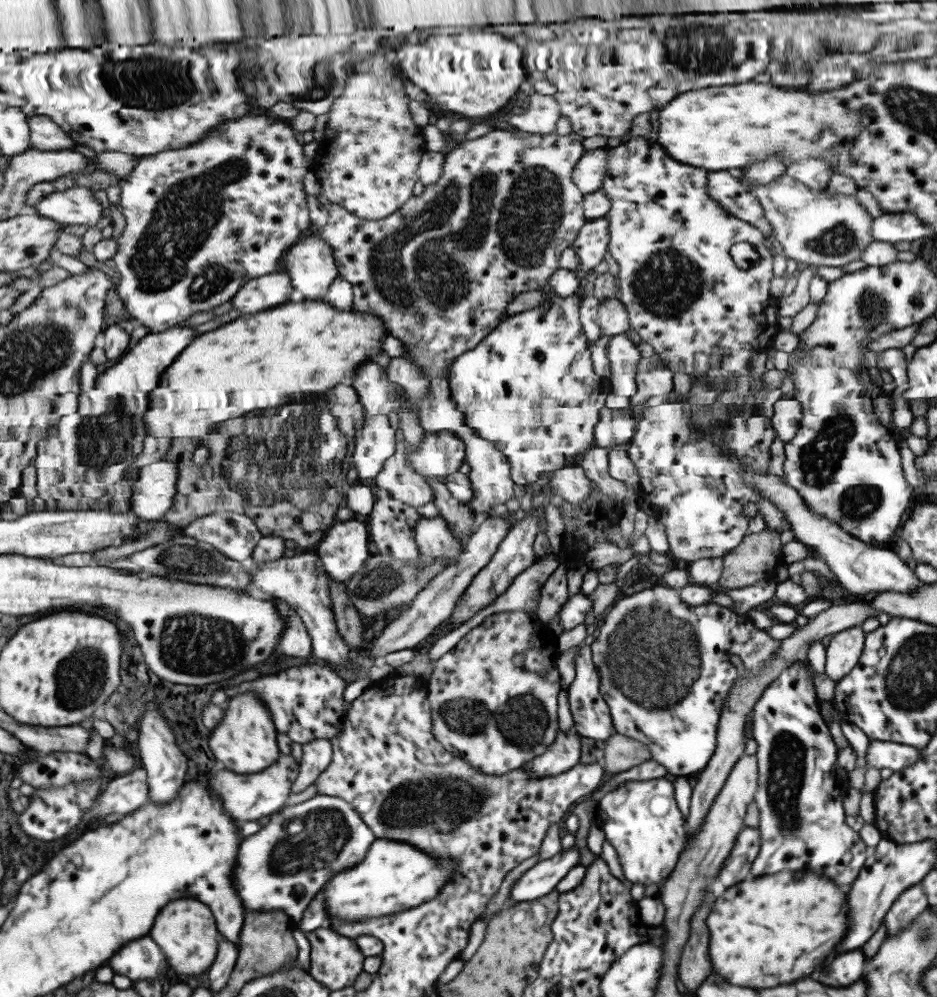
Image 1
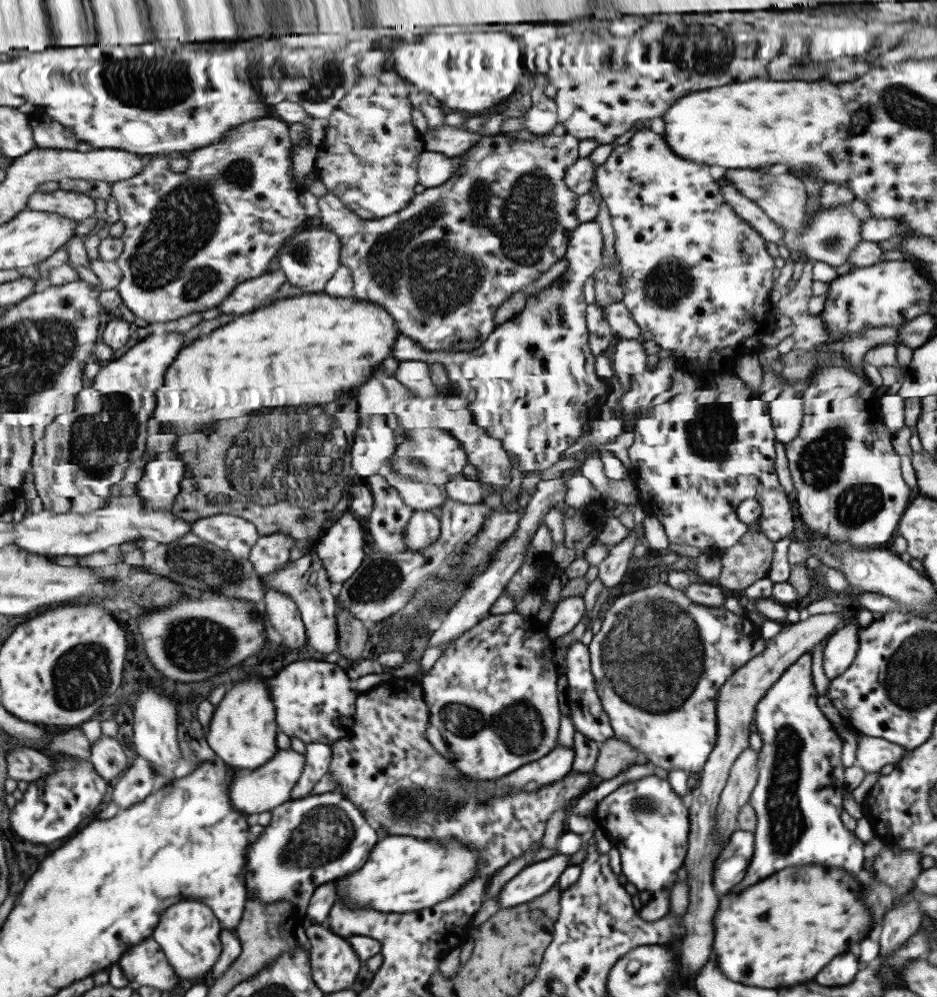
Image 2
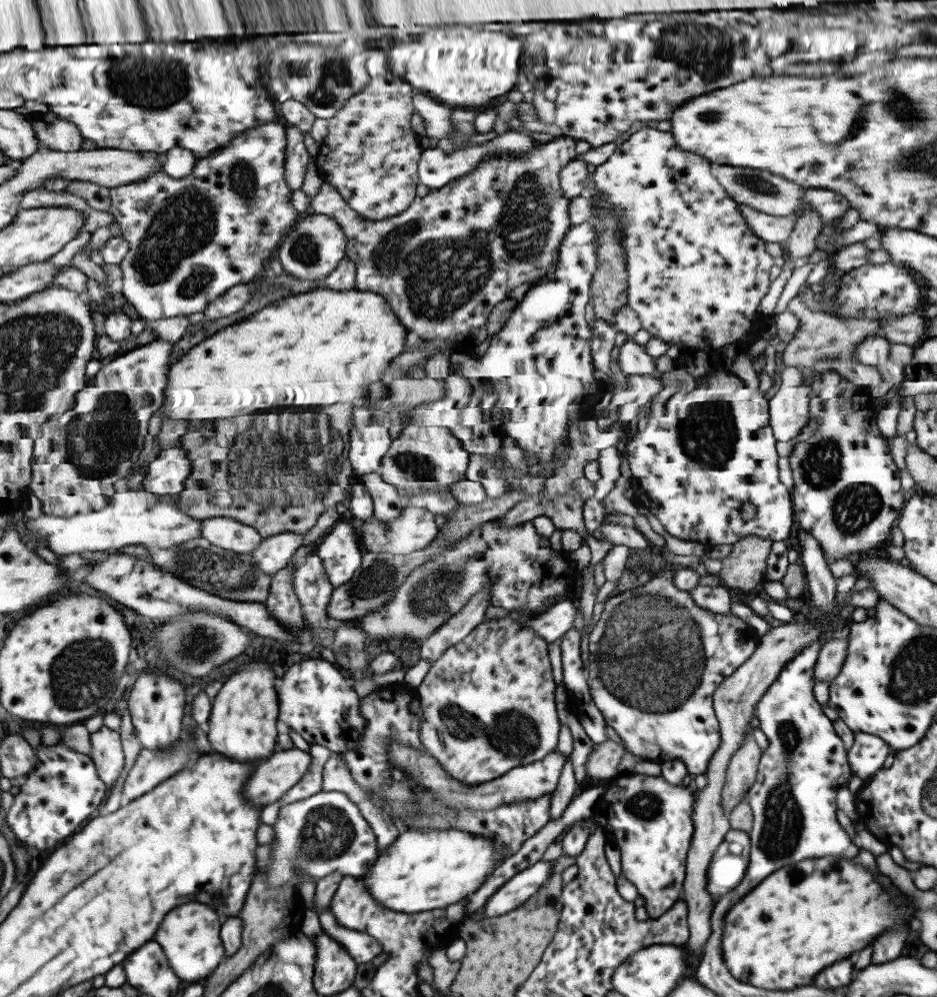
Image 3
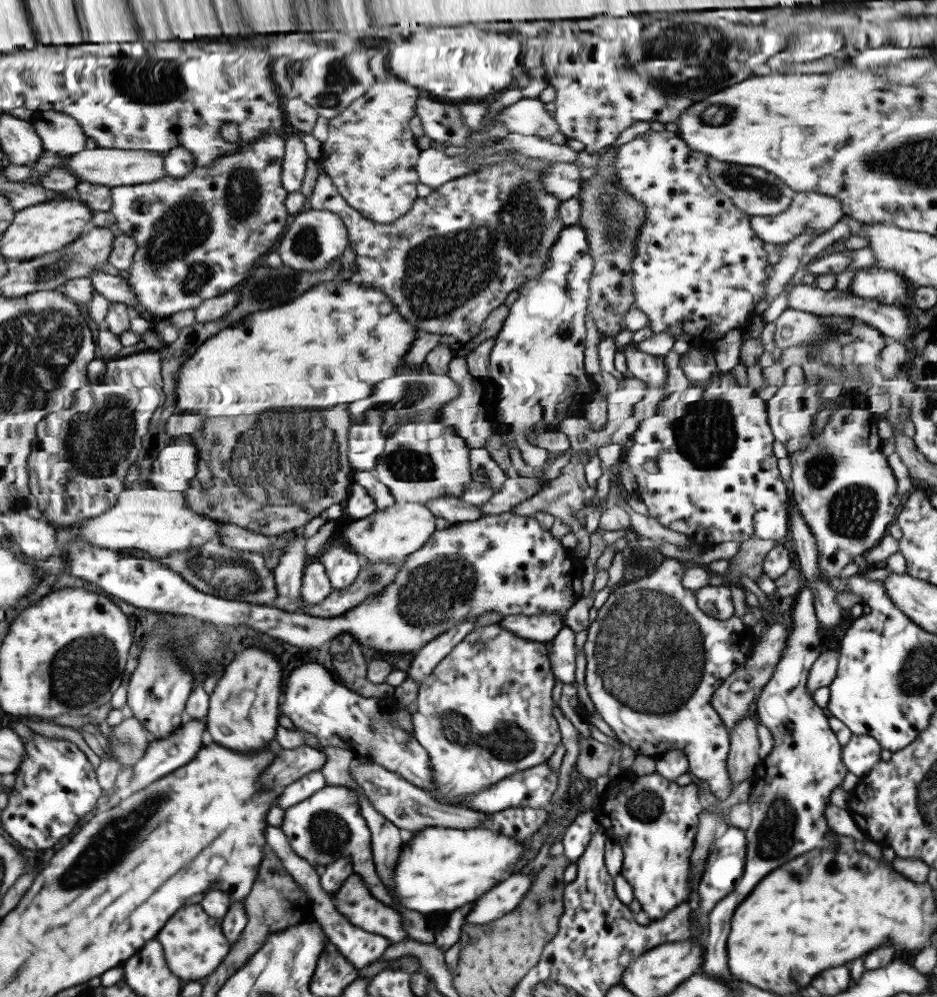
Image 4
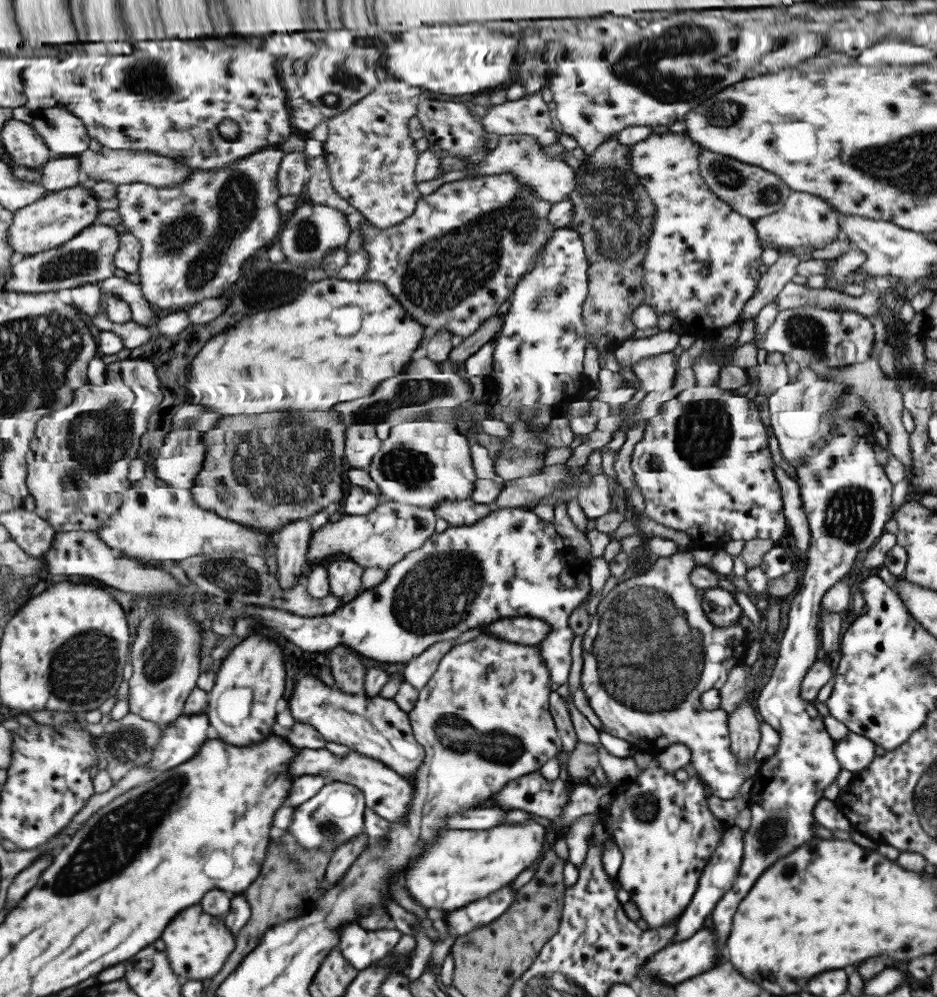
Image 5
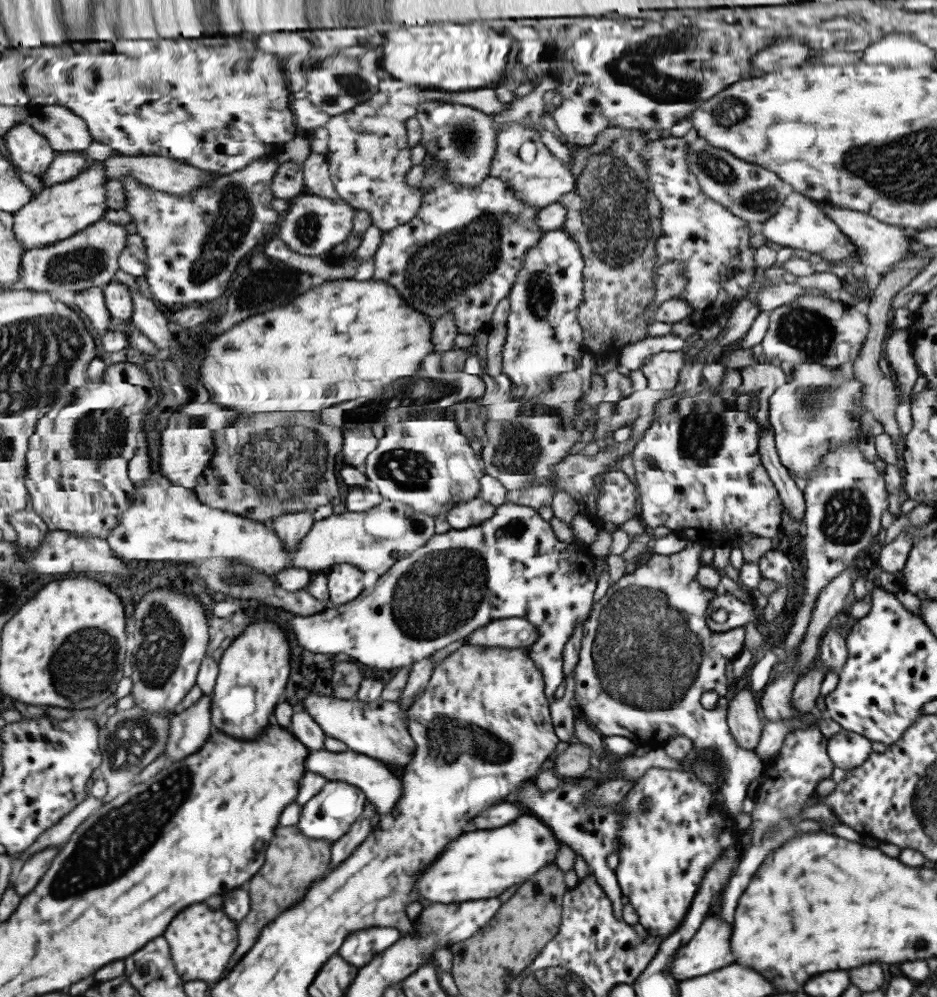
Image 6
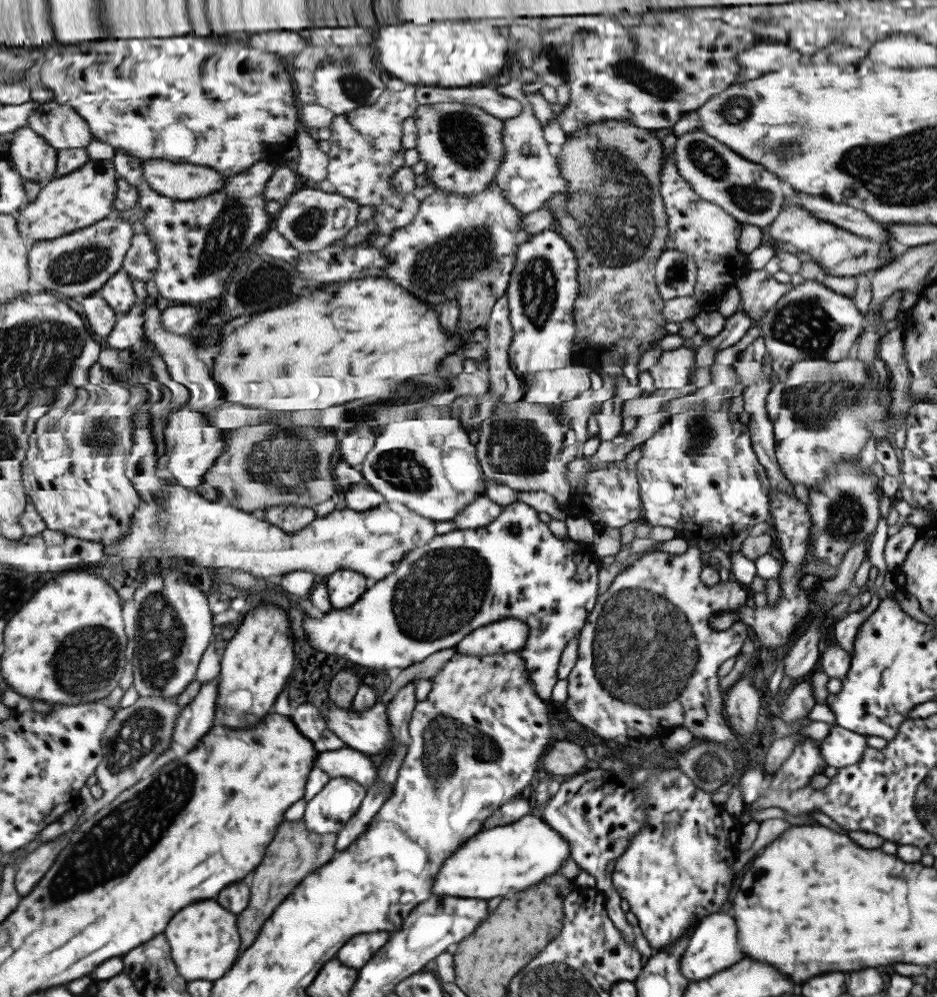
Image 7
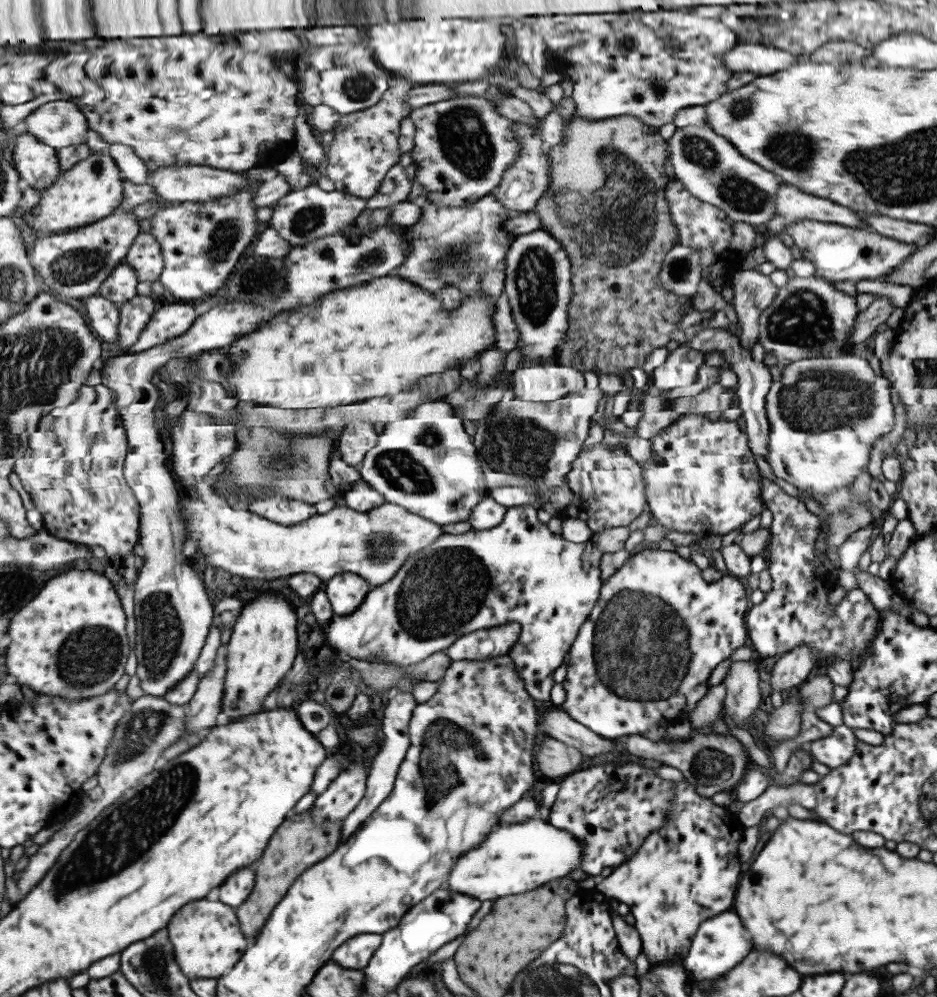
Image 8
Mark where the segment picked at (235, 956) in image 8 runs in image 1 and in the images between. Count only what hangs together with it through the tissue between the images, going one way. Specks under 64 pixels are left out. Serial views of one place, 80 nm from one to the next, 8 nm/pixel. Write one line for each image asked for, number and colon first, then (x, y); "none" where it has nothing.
1: (187, 931)
2: (191, 935)
3: (192, 937)
4: (196, 947)
5: (201, 944)
6: (203, 940)
7: (205, 937)

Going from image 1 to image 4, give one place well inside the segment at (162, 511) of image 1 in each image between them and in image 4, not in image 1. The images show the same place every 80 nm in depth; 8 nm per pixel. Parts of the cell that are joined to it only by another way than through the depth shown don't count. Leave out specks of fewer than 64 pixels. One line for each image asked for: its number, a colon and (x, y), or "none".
2: (162, 482)
3: (167, 475)
4: (177, 464)

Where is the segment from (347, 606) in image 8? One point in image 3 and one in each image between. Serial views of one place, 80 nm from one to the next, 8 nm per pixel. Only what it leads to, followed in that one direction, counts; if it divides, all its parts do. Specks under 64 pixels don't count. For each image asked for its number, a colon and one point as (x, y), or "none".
3: (338, 549)
4: (341, 564)
5: (343, 575)
6: (344, 581)
7: (344, 587)

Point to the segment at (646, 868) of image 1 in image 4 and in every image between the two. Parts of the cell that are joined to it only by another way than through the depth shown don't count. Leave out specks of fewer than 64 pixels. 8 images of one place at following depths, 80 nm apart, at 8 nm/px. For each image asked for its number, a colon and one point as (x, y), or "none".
2: (647, 823)
3: (649, 821)
4: (654, 821)

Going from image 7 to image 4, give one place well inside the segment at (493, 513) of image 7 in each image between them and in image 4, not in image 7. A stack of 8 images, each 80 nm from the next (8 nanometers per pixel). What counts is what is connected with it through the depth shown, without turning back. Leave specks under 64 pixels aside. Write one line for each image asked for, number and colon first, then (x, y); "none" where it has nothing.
4: (450, 508)
5: (455, 512)
6: (471, 513)

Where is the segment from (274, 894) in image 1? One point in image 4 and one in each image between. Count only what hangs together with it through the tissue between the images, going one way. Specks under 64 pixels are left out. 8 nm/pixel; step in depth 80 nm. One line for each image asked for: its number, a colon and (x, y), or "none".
2: (315, 839)
3: (325, 832)
4: (327, 825)

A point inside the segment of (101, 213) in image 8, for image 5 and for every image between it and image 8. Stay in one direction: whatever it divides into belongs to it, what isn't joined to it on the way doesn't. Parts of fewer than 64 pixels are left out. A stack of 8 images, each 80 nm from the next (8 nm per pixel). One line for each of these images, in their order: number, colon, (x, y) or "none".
5: (52, 221)
6: (59, 212)
7: (66, 204)

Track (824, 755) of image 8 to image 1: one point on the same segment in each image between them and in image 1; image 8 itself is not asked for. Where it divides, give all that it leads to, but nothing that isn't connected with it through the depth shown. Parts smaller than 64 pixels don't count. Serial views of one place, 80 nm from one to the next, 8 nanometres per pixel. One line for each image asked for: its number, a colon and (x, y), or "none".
1: (889, 755)
2: (872, 754)
3: (865, 757)
4: (861, 752)
5: (853, 752)
6: (846, 750)
7: (841, 747)

